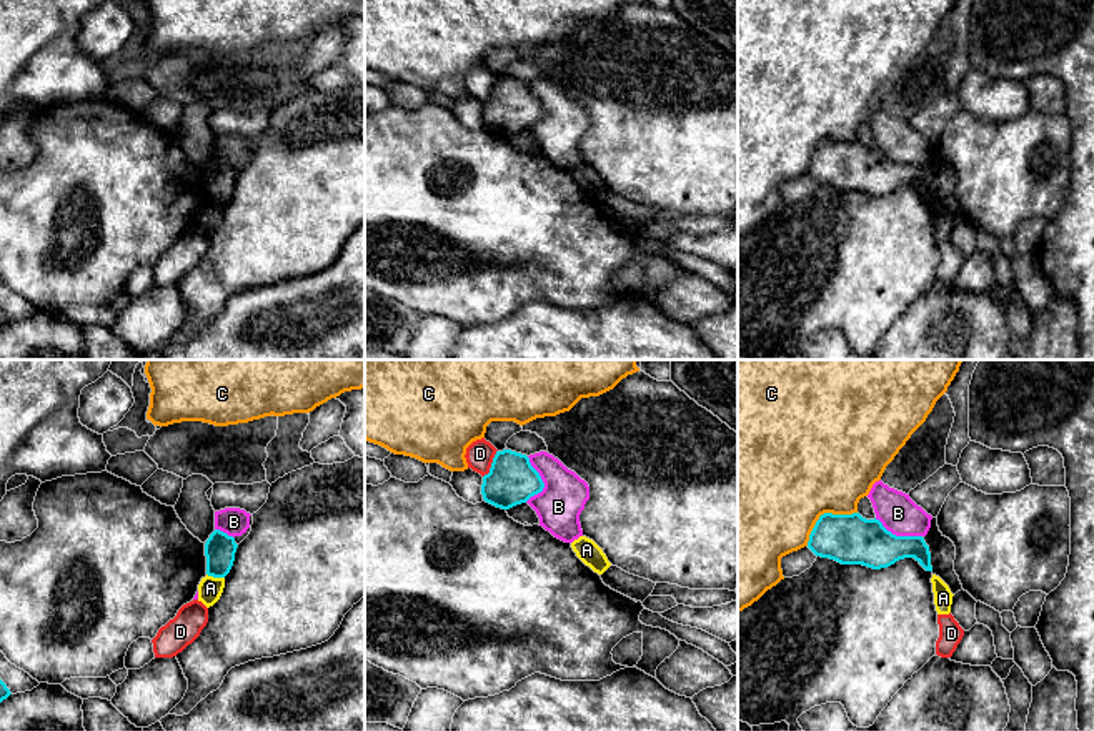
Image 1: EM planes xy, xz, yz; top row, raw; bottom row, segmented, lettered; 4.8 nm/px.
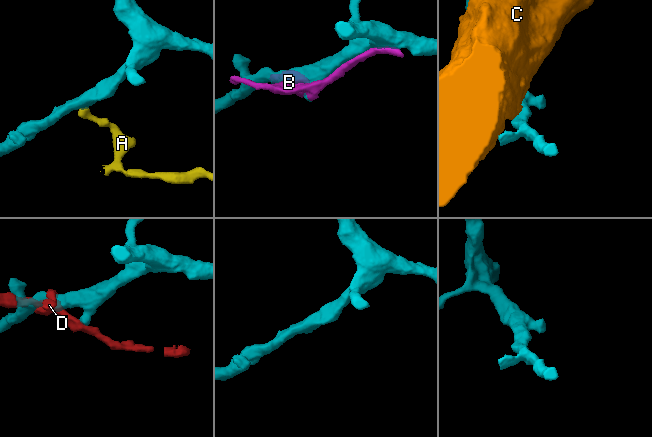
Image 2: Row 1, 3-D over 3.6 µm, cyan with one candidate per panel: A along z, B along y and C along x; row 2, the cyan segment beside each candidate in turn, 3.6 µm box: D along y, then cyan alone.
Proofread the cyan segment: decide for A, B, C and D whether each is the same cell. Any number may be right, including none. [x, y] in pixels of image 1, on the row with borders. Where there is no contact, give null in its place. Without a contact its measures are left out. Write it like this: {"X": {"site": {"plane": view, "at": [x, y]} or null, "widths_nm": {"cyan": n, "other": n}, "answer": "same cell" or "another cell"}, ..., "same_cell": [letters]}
{"A": {"site": {"plane": "xy", "at": [215, 576]}, "widths_nm": {"cyan": 150, "other": 120}, "answer": "another cell"}, "B": {"site": {"plane": "xz", "at": [542, 482]}, "widths_nm": {"cyan": 240, "other": 220}, "answer": "another cell"}, "C": {"site": {"plane": "yz", "at": [825, 513]}, "widths_nm": {"cyan": 240, "other": 500}, "answer": "another cell"}, "D": {"site": {"plane": "xz", "at": [492, 463]}, "widths_nm": {"cyan": 240, "other": 140}, "answer": "another cell"}, "same_cell": []}

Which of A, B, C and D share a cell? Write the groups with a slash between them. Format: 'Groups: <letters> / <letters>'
Groups: A / B / C / D

